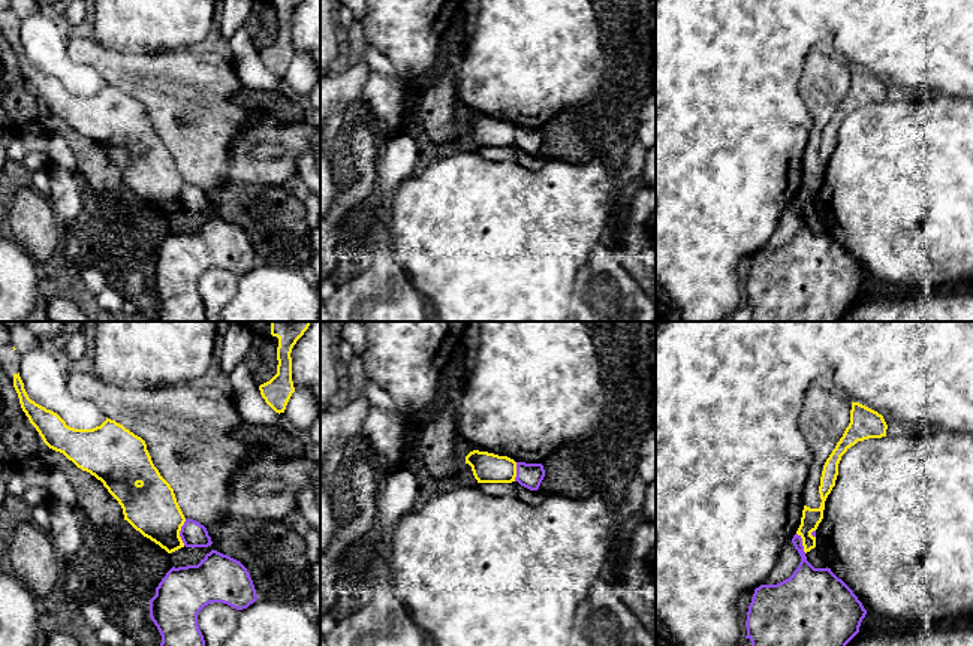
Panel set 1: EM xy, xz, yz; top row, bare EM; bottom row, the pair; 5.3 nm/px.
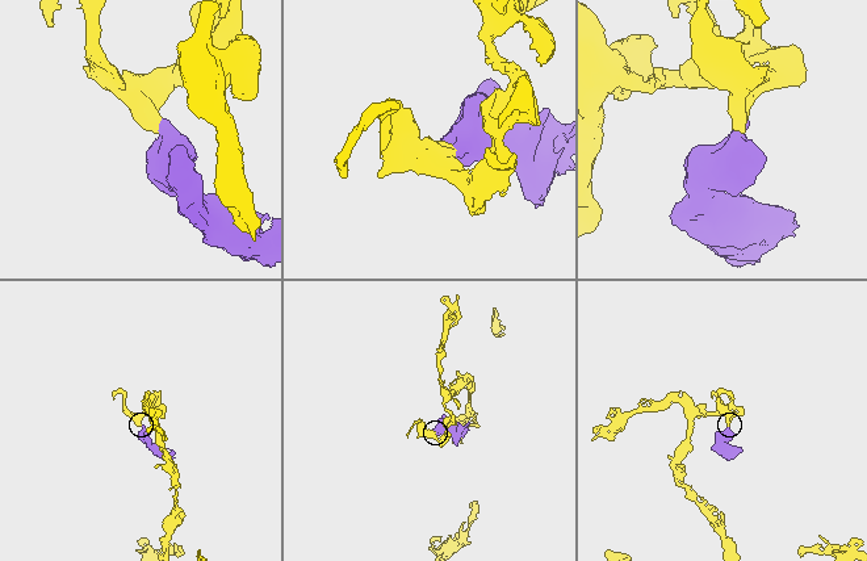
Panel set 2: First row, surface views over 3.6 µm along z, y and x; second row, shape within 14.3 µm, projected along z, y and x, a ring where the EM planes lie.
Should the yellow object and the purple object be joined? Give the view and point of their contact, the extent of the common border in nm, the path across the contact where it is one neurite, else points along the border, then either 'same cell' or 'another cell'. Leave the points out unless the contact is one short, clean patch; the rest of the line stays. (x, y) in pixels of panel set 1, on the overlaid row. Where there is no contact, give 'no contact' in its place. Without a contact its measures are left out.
contact xy (178, 533); length 140 nm; border xy (186, 519), (180, 531), (183, 545); another cell

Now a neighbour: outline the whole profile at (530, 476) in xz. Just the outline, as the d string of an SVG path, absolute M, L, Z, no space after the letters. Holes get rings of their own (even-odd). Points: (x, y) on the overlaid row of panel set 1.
M516 462L515 482L518 482L521 486L530 490L537 490L543 477L545 470L542 464Z

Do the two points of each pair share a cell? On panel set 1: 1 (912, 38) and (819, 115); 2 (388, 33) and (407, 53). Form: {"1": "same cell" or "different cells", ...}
{"1": "different cells", "2": "same cell"}

